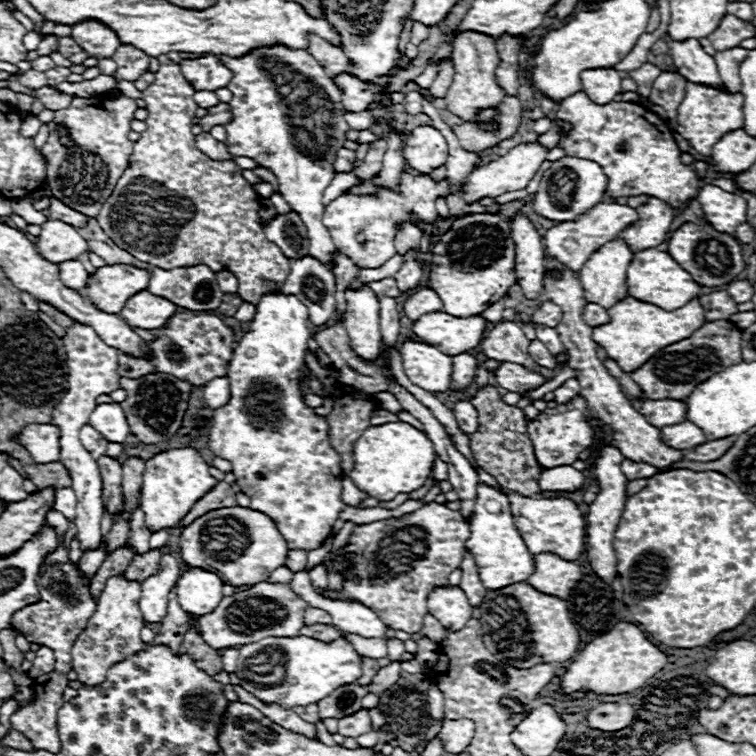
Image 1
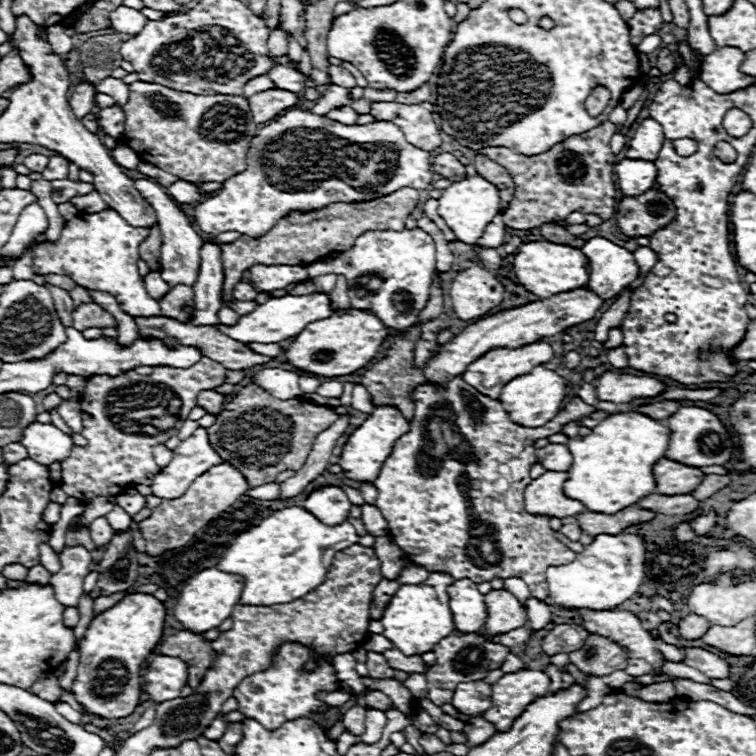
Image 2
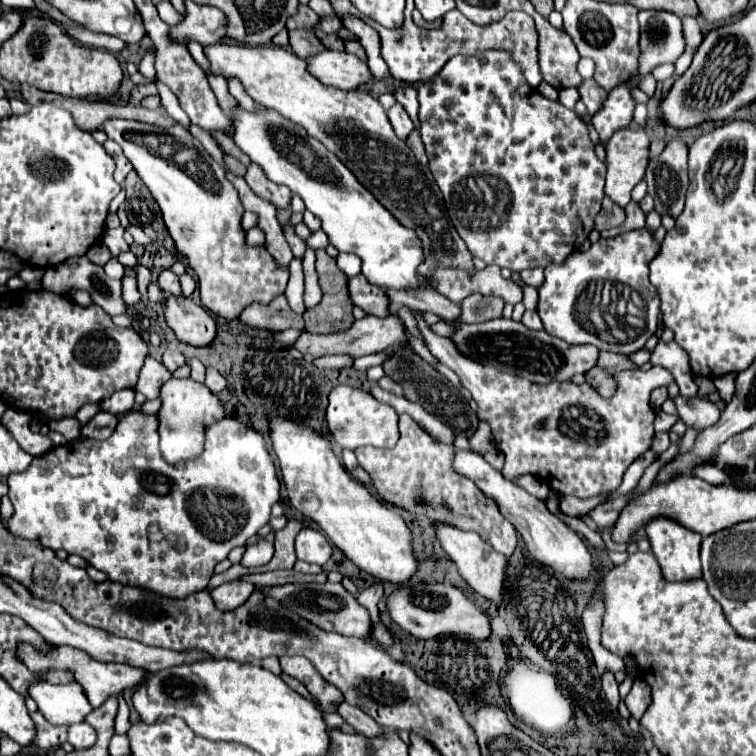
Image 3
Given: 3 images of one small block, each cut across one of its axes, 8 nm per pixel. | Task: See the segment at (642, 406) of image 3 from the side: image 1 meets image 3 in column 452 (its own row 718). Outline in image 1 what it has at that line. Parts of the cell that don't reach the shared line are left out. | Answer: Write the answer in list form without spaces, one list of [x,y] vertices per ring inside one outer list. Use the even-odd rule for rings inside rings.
[[[360,710],[358,714],[352,714],[350,718],[338,720],[338,734],[346,738],[358,738],[370,730],[372,730],[372,720],[368,710]]]

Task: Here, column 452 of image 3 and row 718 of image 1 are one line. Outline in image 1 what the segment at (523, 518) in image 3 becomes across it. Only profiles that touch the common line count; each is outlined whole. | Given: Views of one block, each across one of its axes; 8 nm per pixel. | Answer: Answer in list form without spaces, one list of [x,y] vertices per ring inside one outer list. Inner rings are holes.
[[[458,718],[458,720],[444,720],[440,738],[444,742],[444,750],[450,754],[462,754],[466,746],[470,746],[474,738],[474,722],[468,718]]]

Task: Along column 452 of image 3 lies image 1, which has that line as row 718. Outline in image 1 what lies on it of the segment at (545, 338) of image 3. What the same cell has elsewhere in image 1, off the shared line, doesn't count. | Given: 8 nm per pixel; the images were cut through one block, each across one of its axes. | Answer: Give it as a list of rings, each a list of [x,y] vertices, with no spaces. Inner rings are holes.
[[[350,684],[350,686],[340,686],[338,690],[334,690],[334,694],[322,698],[322,702],[318,702],[318,710],[320,710],[320,718],[346,718],[358,710],[362,710],[362,698],[368,694],[366,686],[358,686],[358,684]]]

